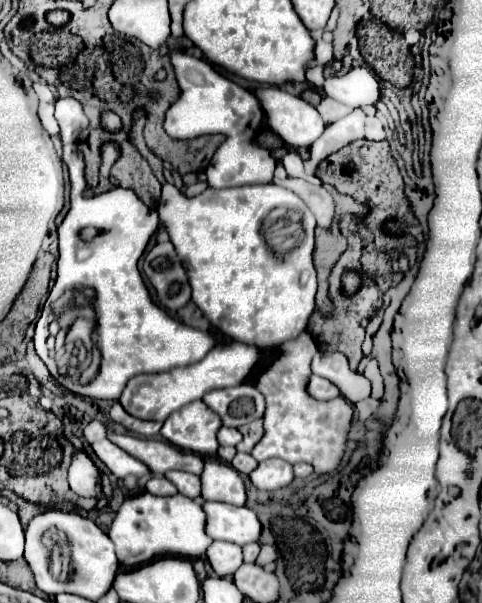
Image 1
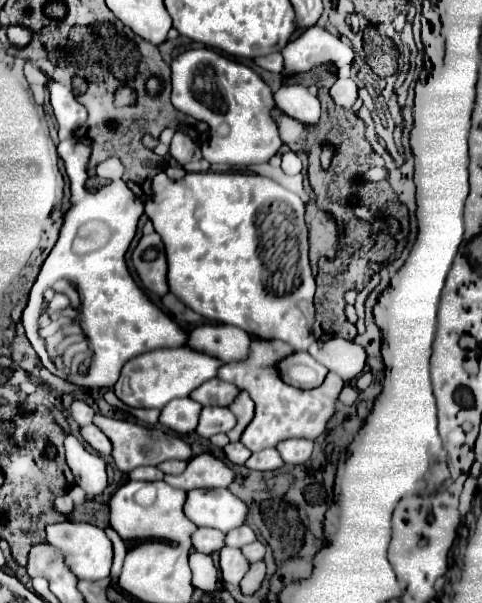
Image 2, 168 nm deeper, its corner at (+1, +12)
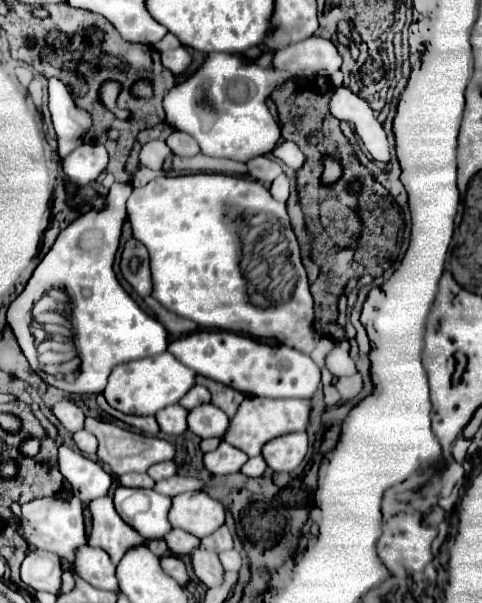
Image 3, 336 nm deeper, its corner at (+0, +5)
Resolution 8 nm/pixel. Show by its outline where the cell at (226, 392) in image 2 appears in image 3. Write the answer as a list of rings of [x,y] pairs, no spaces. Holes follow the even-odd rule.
[[[194,385],[180,401],[178,401],[182,407],[186,409],[192,409],[192,407],[198,407],[202,403],[210,403],[210,391],[202,385]]]

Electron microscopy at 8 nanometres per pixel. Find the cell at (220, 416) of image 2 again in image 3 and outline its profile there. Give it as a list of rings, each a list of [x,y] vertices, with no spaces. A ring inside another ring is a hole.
[[[212,403],[188,411],[188,429],[198,437],[222,437],[228,427],[228,415]]]

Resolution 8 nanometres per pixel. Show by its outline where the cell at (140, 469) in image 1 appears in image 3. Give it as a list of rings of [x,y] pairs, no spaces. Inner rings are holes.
[[[76,431],[74,435],[72,435],[72,439],[74,439],[74,443],[76,443],[76,447],[86,455],[86,457],[90,457],[90,459],[96,459],[96,439],[94,439],[94,435],[90,435],[88,431]]]

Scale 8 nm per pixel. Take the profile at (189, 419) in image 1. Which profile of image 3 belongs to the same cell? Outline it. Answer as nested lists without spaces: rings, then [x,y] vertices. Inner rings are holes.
[[[170,405],[170,407],[156,413],[156,421],[158,421],[162,433],[166,433],[166,435],[182,435],[188,429],[186,415],[188,415],[188,411],[182,409],[180,405]]]

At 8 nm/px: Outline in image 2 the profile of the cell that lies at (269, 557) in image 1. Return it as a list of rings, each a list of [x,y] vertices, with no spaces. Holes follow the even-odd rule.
[[[253,542],[253,544],[249,544],[249,546],[241,548],[241,550],[243,550],[243,554],[245,554],[245,558],[249,562],[263,560],[263,556],[265,556],[265,544],[263,542]]]

